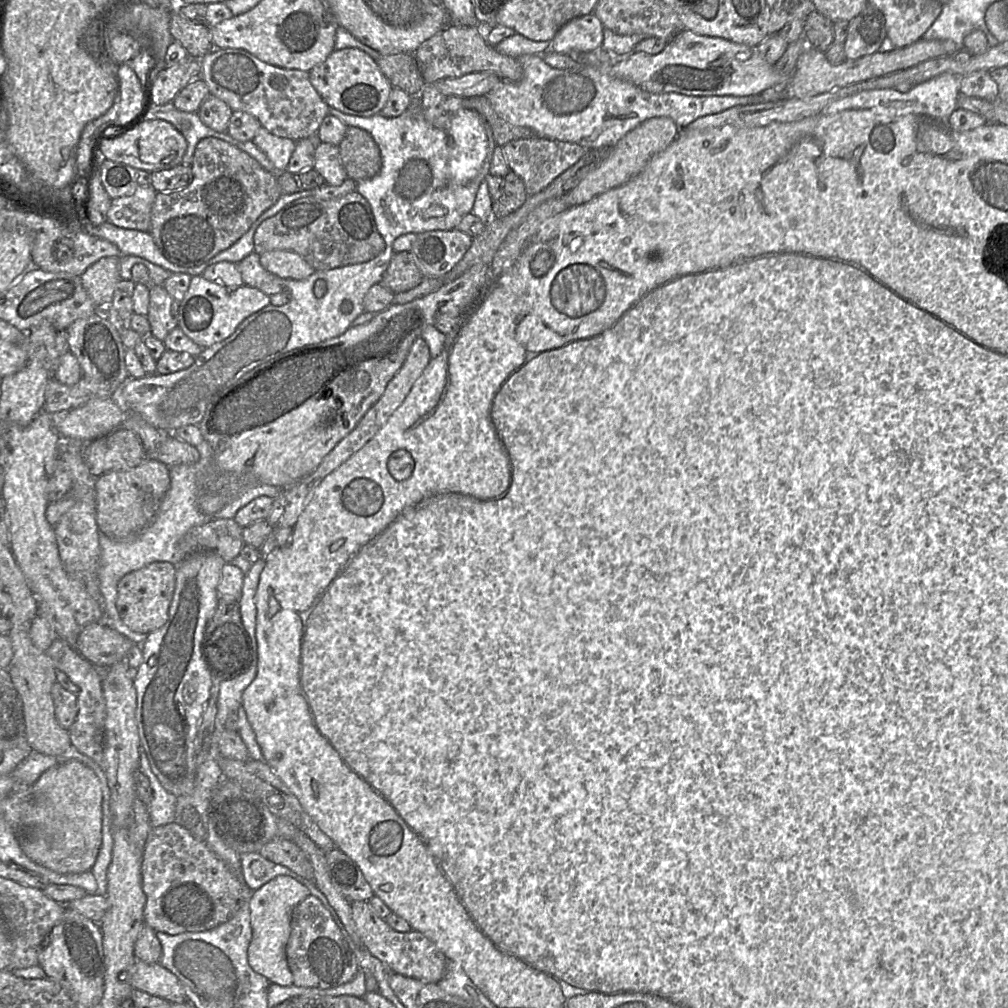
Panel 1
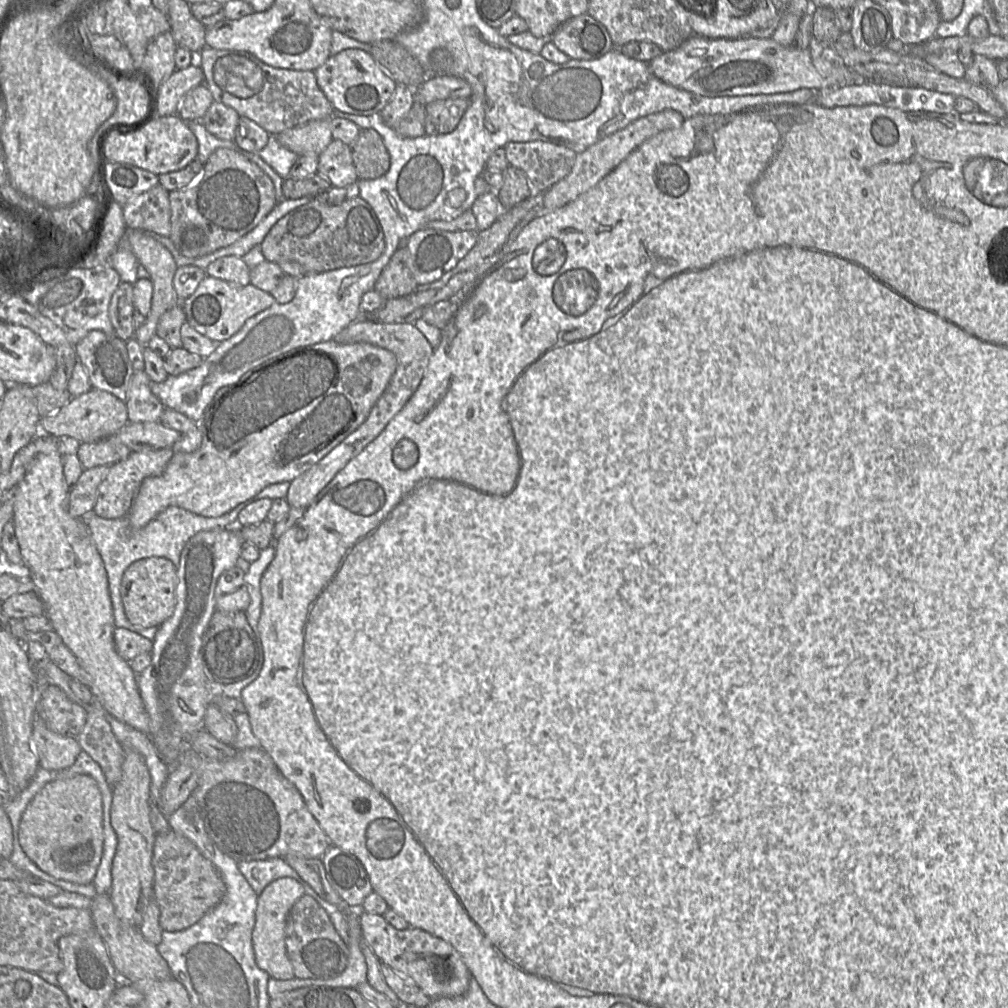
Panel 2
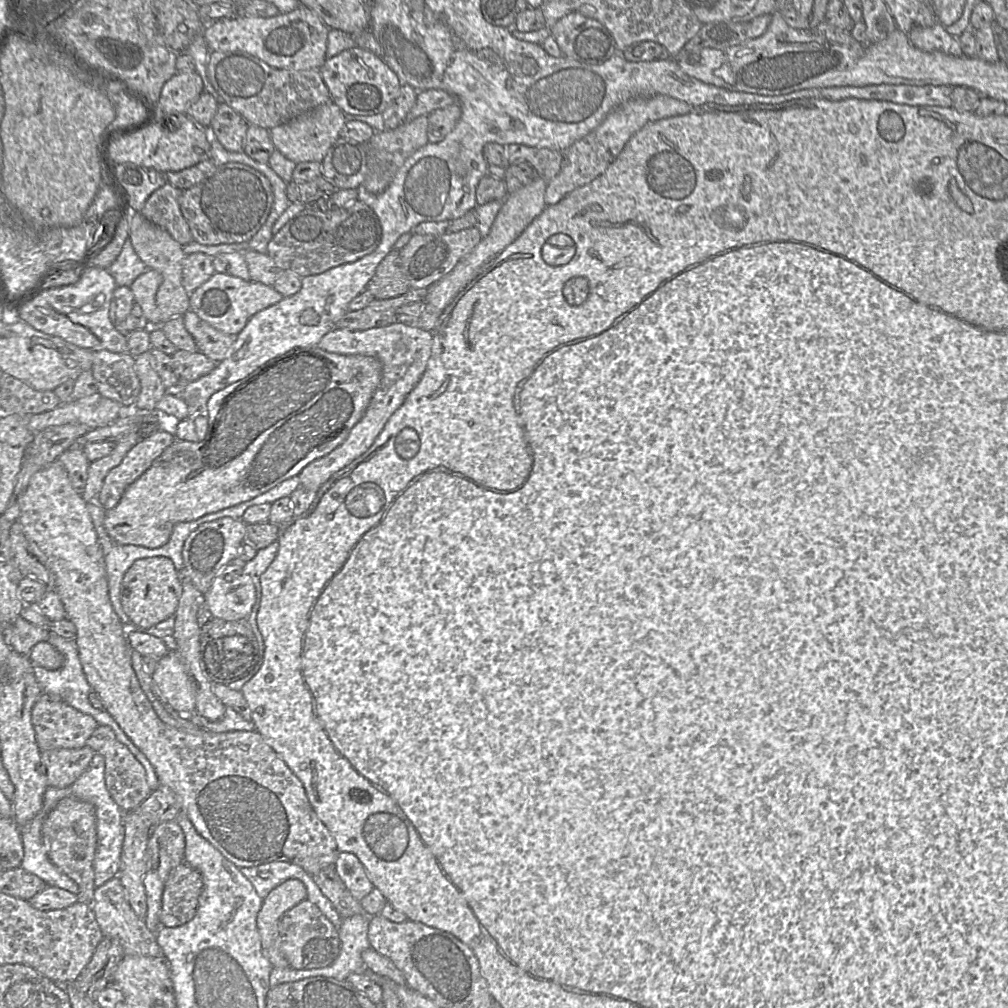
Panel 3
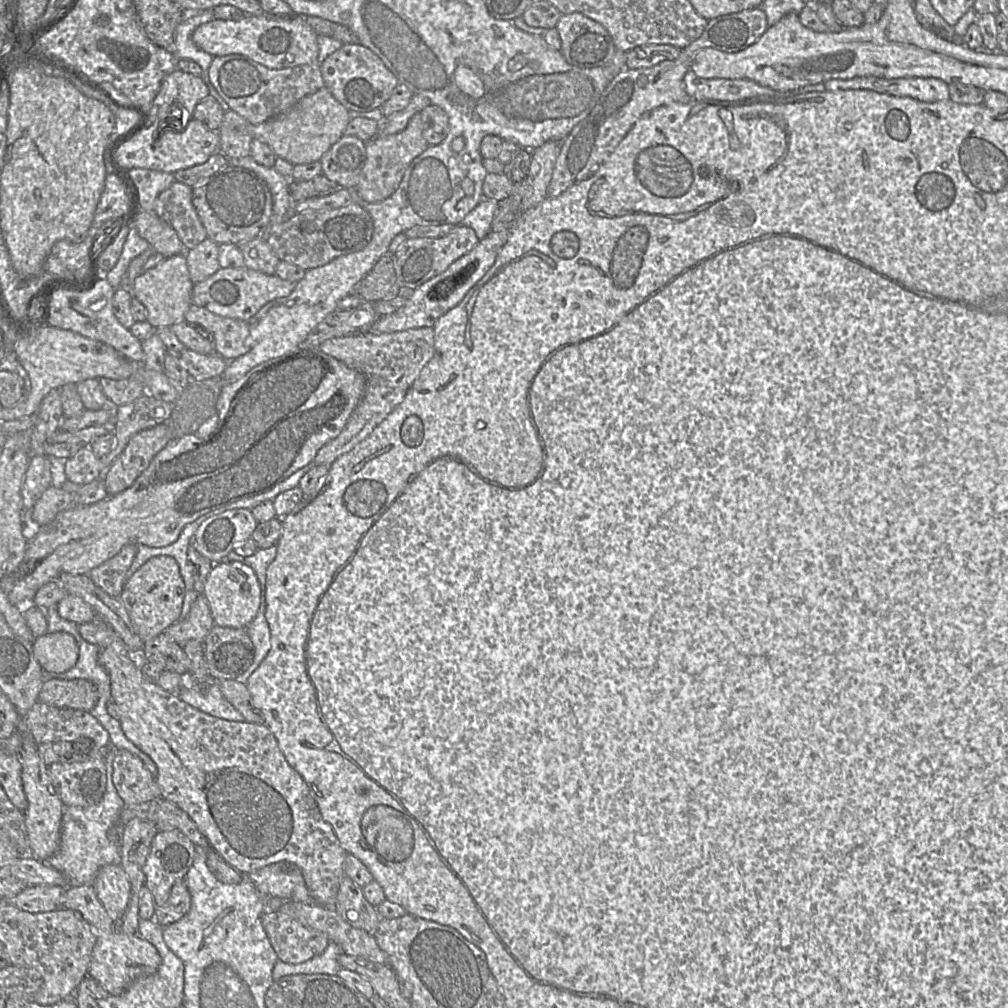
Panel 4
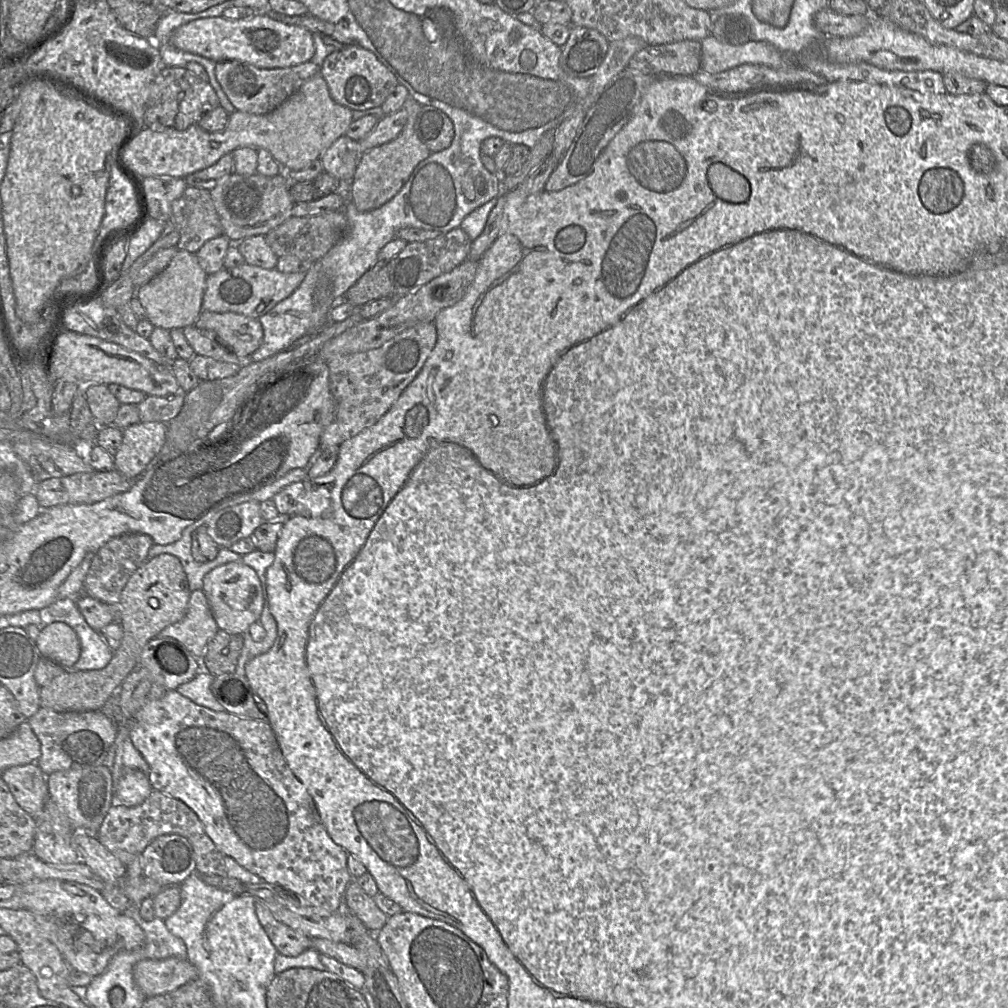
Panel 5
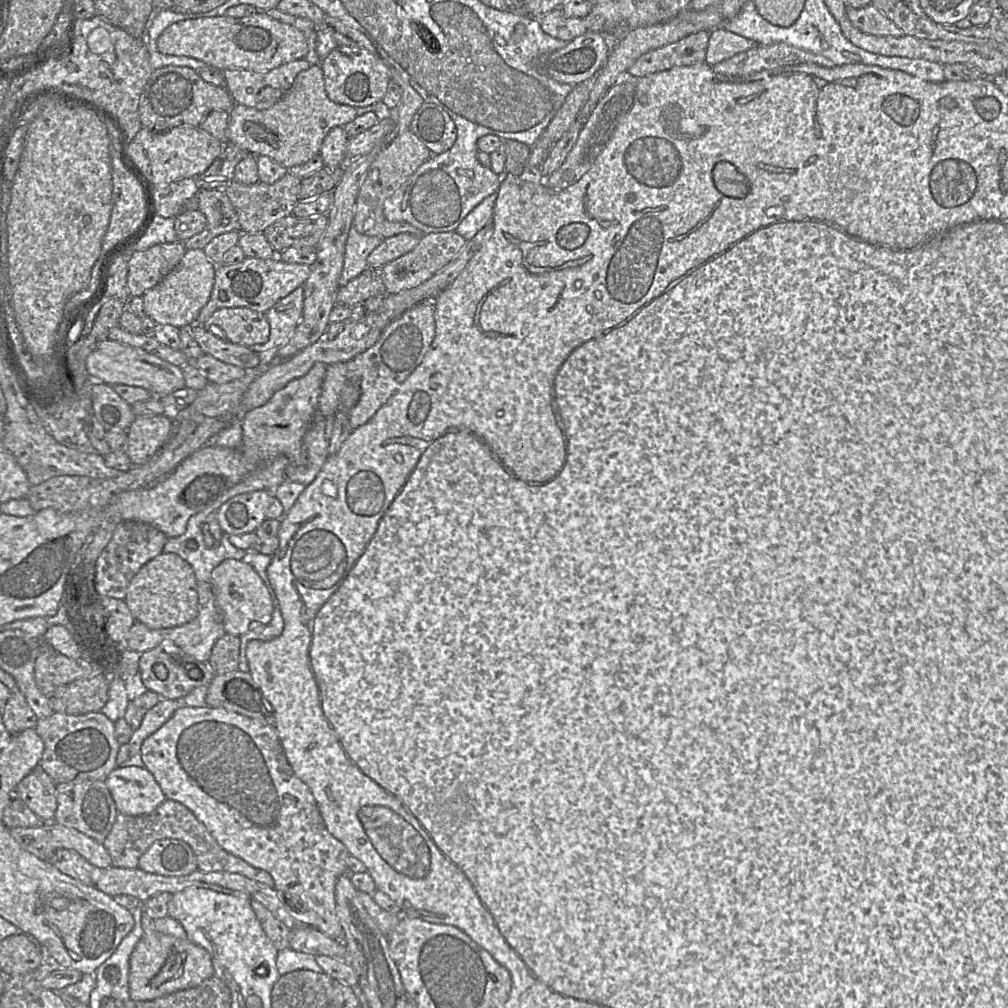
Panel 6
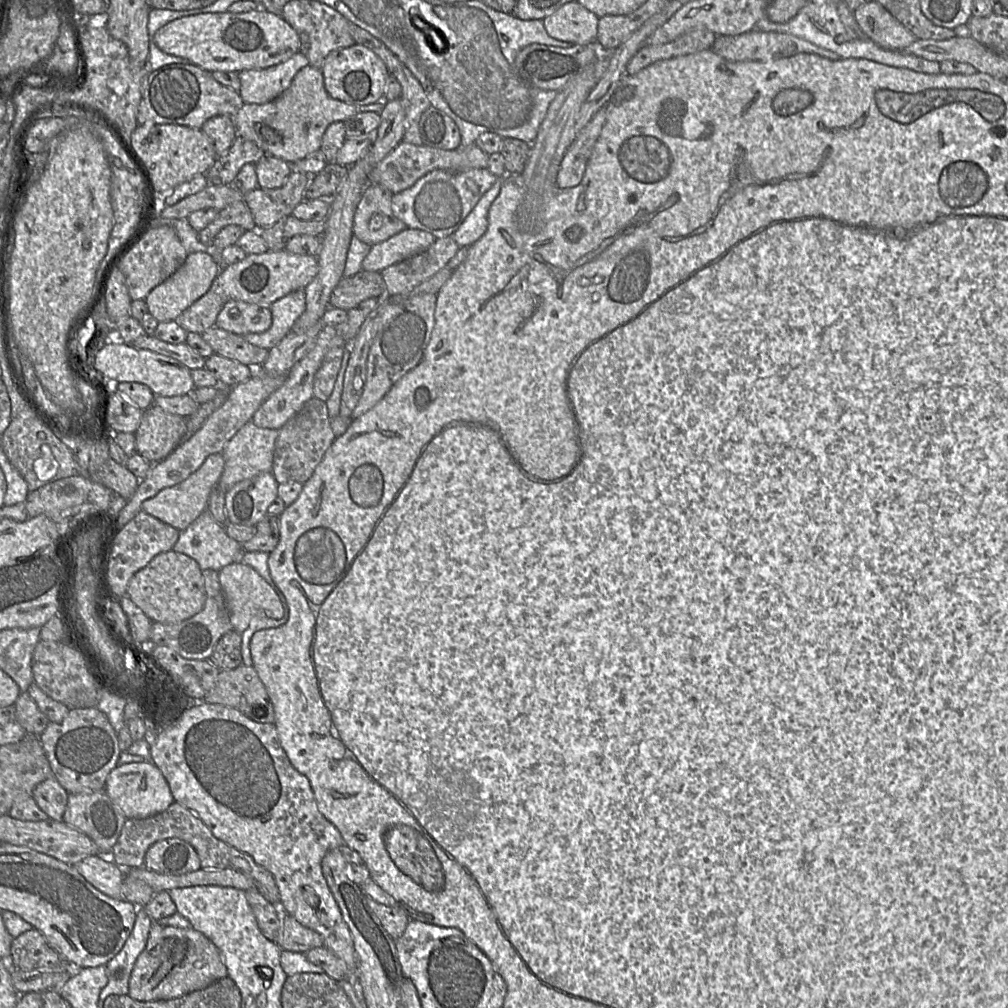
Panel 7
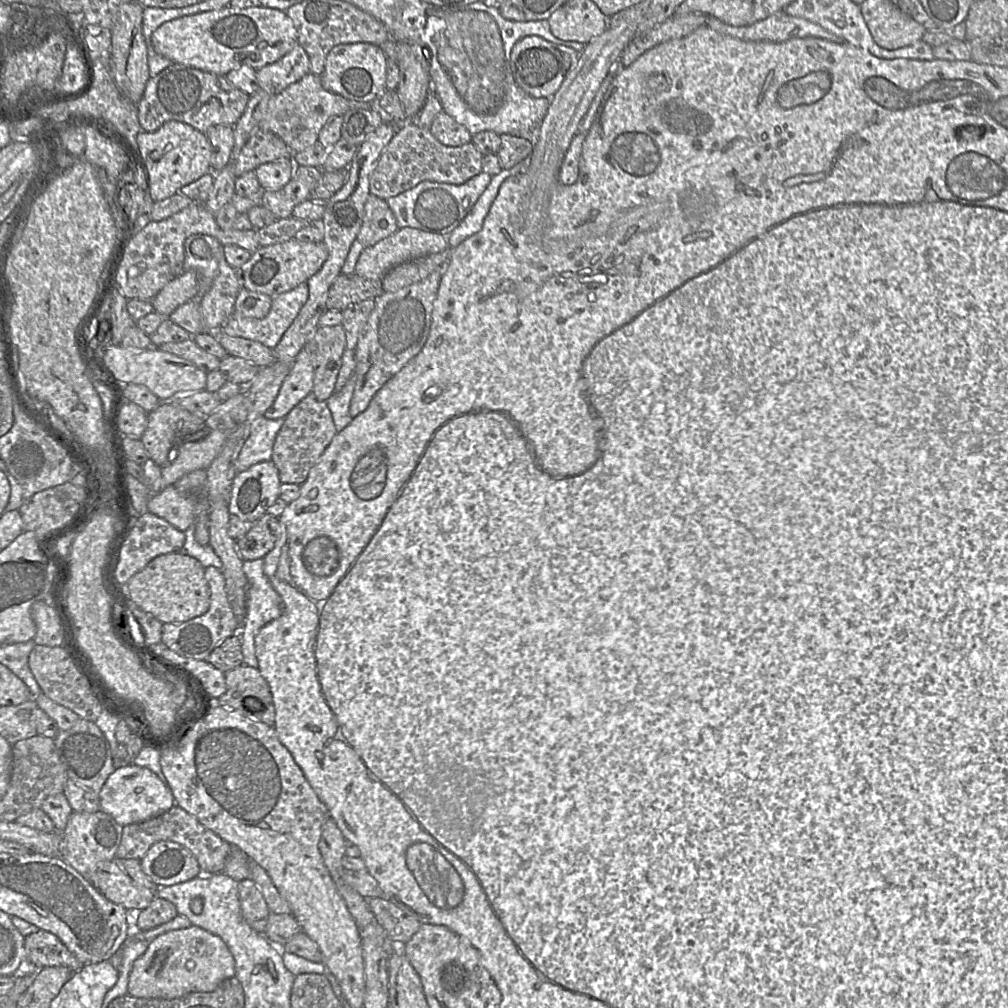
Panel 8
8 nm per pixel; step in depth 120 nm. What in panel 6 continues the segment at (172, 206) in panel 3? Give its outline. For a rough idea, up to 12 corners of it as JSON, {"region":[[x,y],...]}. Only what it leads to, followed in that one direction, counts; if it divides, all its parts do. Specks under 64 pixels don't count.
{"region":[[199,189],[206,227],[183,242],[204,249],[216,236],[240,231],[225,189]]}

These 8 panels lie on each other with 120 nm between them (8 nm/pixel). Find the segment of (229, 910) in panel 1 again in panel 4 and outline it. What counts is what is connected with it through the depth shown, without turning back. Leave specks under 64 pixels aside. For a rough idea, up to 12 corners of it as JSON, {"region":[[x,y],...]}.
{"region":[[184,880],[176,882],[154,919],[162,927],[179,921],[190,910]]}

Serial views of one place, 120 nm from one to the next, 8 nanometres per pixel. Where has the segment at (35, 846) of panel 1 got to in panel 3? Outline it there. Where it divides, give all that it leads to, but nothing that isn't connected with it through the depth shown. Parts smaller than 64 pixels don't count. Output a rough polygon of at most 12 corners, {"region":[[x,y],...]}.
{"region":[[61,799],[41,828],[51,862],[92,904],[94,806]]}

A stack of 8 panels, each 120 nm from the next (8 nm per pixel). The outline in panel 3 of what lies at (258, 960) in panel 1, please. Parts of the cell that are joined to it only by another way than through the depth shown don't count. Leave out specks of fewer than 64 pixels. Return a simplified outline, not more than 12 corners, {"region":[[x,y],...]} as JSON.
{"region":[[299,879],[263,899],[257,916],[262,950],[274,968],[290,968],[278,949],[279,920],[307,899]]}

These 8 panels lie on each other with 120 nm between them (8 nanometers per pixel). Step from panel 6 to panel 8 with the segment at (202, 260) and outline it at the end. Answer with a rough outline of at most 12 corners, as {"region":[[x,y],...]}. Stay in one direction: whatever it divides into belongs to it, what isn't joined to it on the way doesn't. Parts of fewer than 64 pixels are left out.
{"region":[[184,271],[151,300],[169,317],[198,294],[198,274]]}

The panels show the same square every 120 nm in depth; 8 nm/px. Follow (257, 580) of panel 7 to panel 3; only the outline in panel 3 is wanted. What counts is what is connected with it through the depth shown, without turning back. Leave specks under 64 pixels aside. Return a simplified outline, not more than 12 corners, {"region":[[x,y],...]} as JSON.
{"region":[[226,565],[203,595],[208,618],[247,619],[252,578]]}

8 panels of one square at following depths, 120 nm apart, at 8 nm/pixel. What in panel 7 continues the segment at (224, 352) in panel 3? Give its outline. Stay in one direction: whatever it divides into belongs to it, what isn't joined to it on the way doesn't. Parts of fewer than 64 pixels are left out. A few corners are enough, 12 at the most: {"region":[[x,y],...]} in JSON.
{"region":[[230,300],[215,326],[237,335],[271,326],[268,306]]}

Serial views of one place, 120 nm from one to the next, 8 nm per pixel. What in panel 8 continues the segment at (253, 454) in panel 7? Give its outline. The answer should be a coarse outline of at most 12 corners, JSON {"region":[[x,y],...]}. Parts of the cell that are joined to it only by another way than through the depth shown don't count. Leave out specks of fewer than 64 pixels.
{"region":[[263,415],[236,460],[236,474],[272,460],[273,445],[284,419]]}

